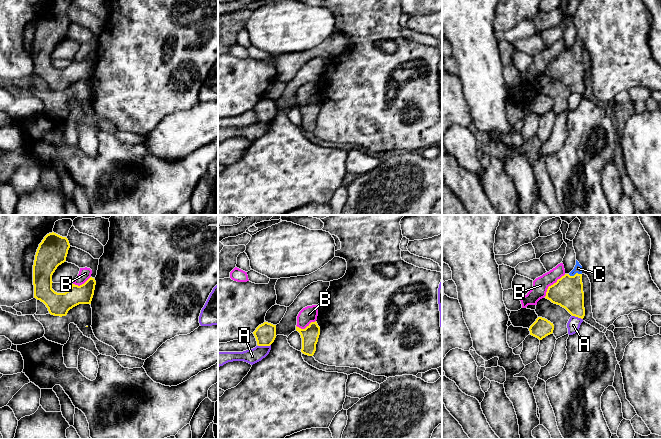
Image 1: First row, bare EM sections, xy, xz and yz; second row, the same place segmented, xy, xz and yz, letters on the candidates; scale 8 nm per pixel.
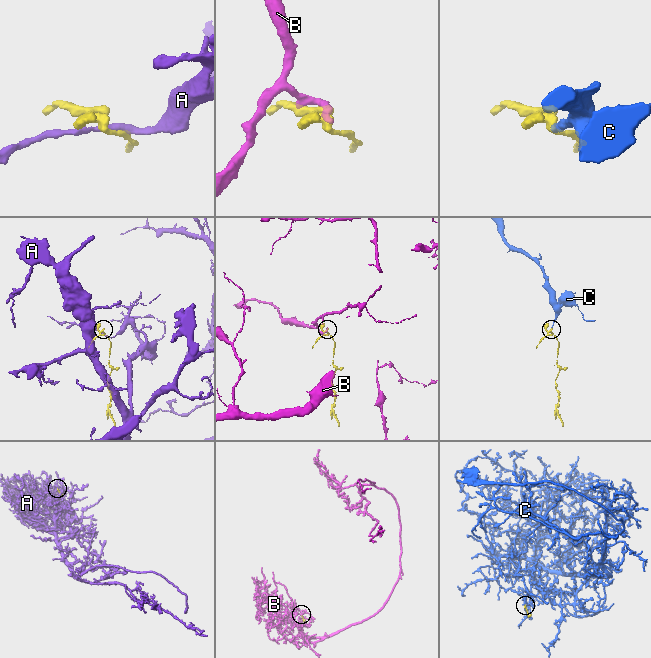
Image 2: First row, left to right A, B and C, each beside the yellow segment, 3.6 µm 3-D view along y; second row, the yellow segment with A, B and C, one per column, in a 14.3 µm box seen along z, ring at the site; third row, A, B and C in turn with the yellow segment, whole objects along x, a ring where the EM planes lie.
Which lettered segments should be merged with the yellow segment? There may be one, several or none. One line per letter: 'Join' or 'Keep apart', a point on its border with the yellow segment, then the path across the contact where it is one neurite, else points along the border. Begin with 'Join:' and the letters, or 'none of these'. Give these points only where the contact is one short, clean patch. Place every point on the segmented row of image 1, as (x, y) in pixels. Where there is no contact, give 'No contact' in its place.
Join: C
A: Keep apart. Touches yellow at xz (264, 345)
B: Keep apart. Touches yellow at yz (553, 284). Boundary: yz (565, 274), (548, 287), (544, 296)
C: Join. Touches yellow at yz (575, 274). Path across: yz (567, 292), (575, 274), (578, 268)

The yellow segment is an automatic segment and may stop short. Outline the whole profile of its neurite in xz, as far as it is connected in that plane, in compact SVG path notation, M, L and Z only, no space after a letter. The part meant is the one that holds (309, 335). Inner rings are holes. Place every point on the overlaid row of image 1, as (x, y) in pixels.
M311 322L305 329L296 326L302 338L301 352L308 356L313 356L316 351L316 344L320 335L320 327L317 322Z

